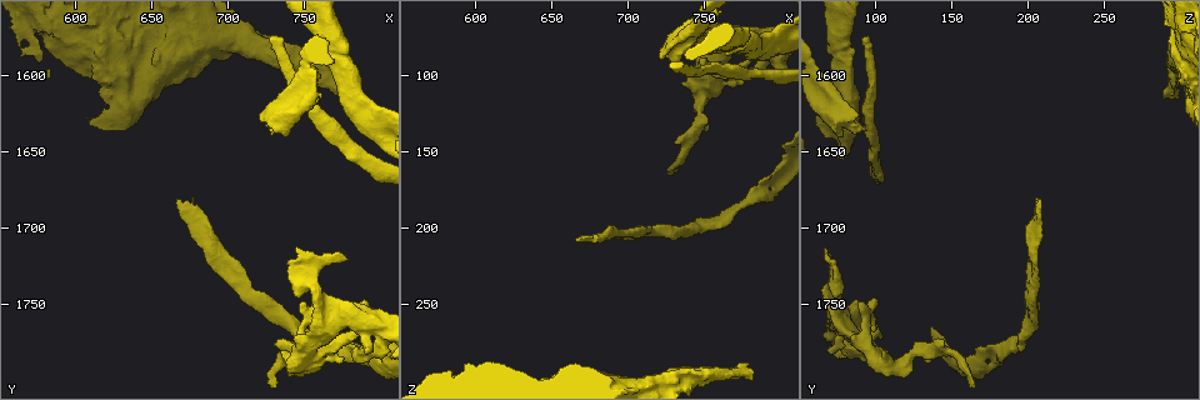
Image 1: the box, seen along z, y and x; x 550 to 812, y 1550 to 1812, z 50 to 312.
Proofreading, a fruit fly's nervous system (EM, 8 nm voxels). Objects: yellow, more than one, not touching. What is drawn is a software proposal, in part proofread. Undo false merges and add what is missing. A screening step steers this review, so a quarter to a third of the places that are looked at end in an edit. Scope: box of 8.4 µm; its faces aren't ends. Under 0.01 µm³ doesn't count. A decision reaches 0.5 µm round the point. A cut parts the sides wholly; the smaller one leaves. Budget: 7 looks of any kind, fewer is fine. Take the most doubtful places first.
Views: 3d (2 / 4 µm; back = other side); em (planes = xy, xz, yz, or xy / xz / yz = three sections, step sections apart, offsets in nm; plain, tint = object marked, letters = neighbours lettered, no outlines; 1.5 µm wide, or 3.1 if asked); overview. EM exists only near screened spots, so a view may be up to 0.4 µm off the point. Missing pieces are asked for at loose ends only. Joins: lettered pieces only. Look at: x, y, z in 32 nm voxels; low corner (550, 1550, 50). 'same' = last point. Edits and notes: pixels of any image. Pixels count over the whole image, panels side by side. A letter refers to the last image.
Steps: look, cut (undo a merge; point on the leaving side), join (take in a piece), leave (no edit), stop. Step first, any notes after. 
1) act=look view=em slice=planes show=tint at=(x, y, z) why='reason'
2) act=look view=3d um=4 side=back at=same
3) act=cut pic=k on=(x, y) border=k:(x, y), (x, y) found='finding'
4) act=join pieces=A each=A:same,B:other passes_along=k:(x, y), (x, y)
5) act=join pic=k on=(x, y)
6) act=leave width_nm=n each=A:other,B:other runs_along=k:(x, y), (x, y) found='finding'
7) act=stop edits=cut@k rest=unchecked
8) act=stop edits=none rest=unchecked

act=look view=3d um=2 at=(728, 1574, 94) why='an open end'

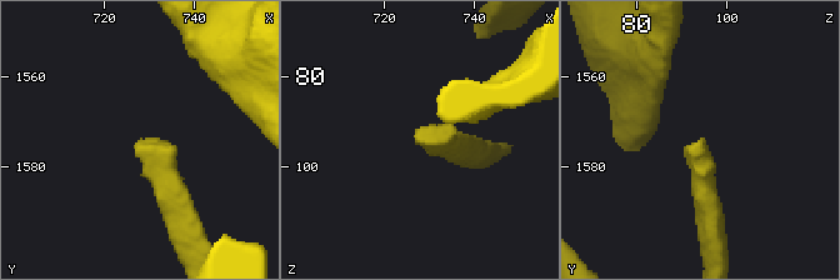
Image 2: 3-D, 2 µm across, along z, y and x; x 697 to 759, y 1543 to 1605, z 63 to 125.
act=look view=em slice=planes show=letters at=(727, 1575, 95) why='now the EM'

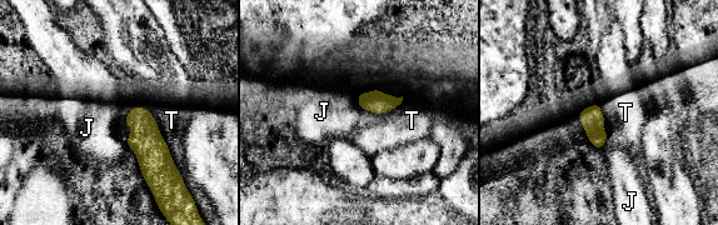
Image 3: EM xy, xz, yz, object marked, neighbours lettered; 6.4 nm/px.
act=leave width_nm=140 each=J:other,T:other border=3:(358, 94), (360, 109) found='none of them fits'

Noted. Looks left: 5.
act=look view=3d um=2 at=(778, 1612, 290) why='long arm stops here'

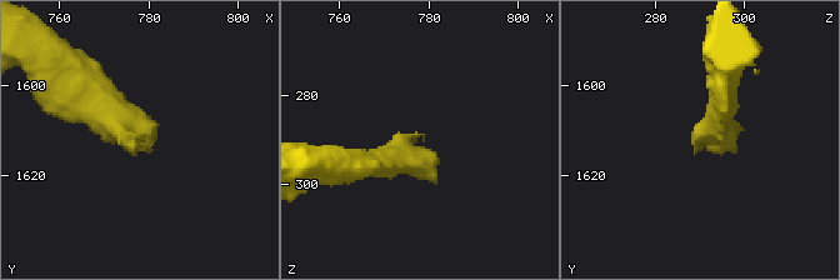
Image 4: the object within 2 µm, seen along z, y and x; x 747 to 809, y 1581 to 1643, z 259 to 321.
act=look view=em slice=planes show=letters at=(779, 1612, 290) why='need the tissue'

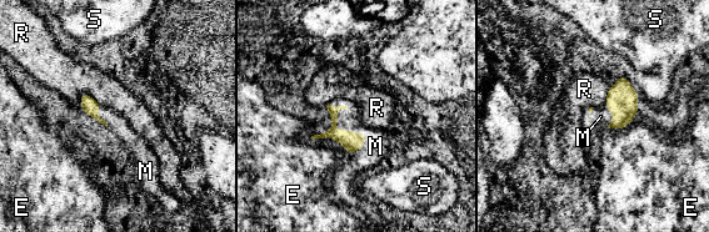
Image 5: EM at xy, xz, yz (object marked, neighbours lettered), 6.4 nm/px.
act=join pieces=M each=E:other,M:same,R:other,S:other found='it goes on there'

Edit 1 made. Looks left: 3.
act=look view=overview

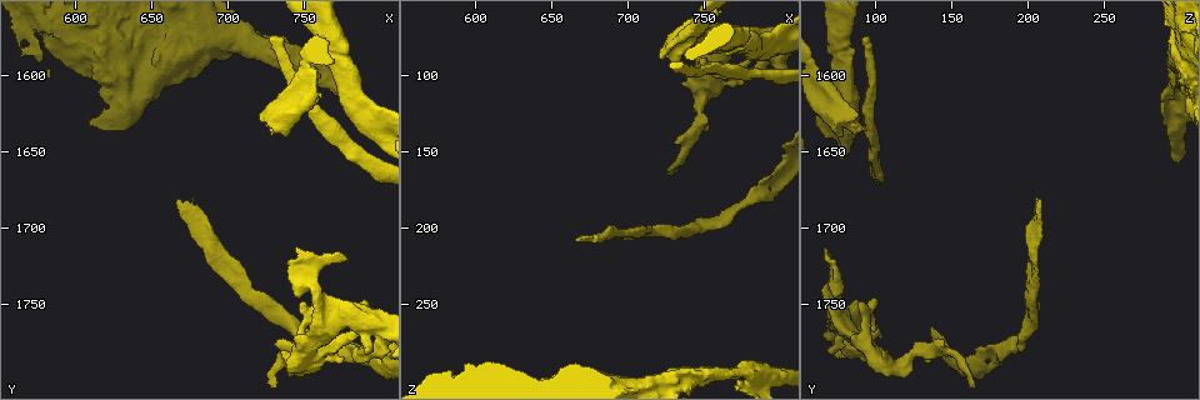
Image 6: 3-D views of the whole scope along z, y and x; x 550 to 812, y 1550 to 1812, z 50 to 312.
act=look view=em slice=xy step=8 show=letters at=(740, 1722, 74) why='an open end'

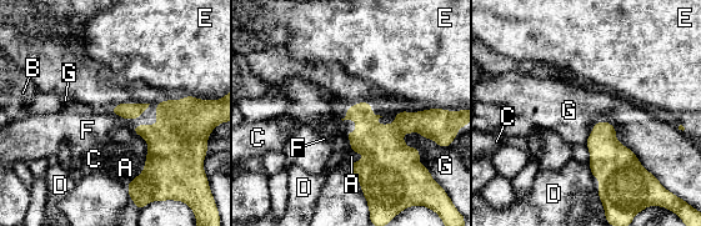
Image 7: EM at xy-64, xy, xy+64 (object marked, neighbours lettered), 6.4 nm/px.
act=look view=em slice=planes show=letters at=same

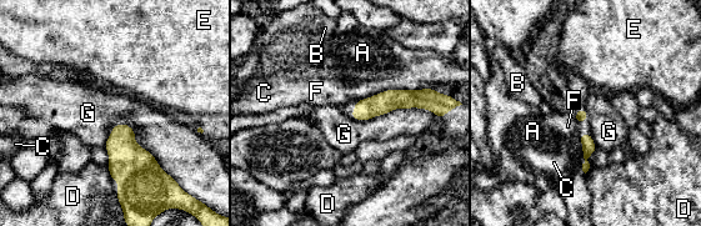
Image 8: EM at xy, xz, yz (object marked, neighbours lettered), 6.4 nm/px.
act=leave longest_contact=G:550nm each=A:other,B:other,C:other,D:other,E:other,F:other,G:other border=8:(435, 114), (396, 108), (354, 119) found='none of them fits'

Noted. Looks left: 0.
act=stop edits=join@5 rest=unchecked

